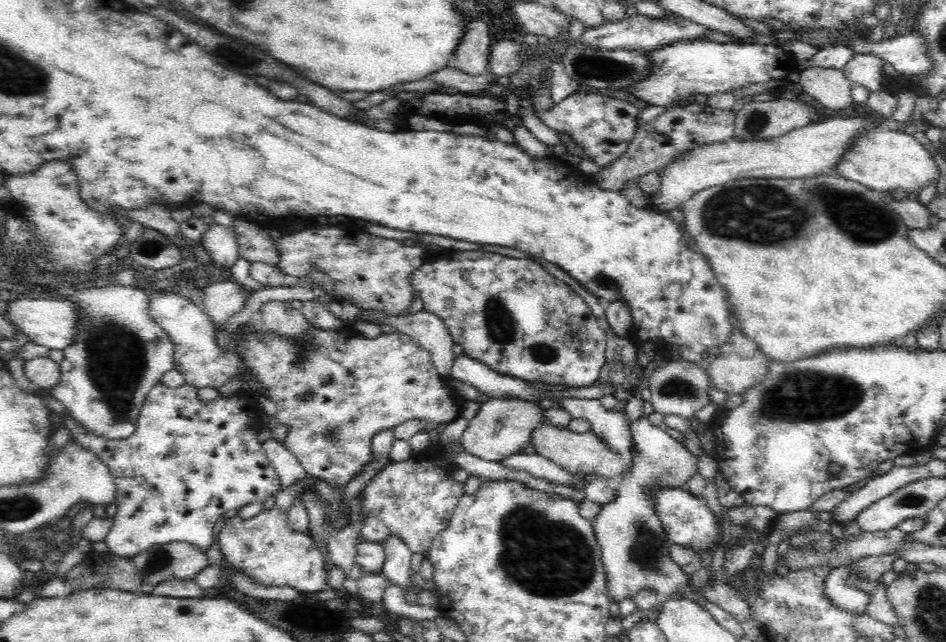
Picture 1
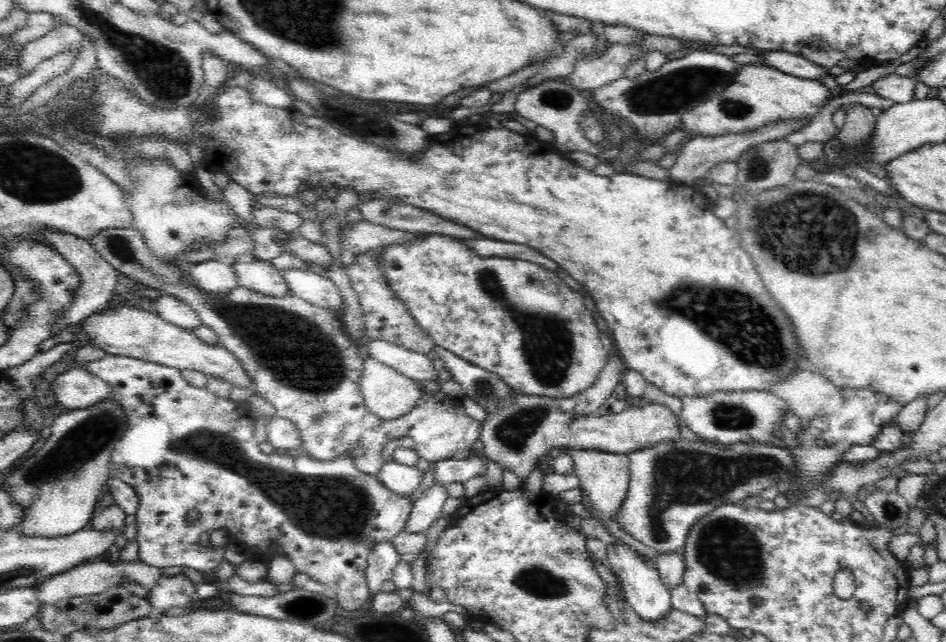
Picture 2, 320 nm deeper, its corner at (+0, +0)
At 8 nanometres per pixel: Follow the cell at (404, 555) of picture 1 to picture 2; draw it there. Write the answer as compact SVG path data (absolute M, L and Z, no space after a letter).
M434 485L426 488L420 498L414 502L414 508L410 512L408 523L406 523L406 532L426 533L426 530L434 524L442 512L442 506L449 497L446 485Z

